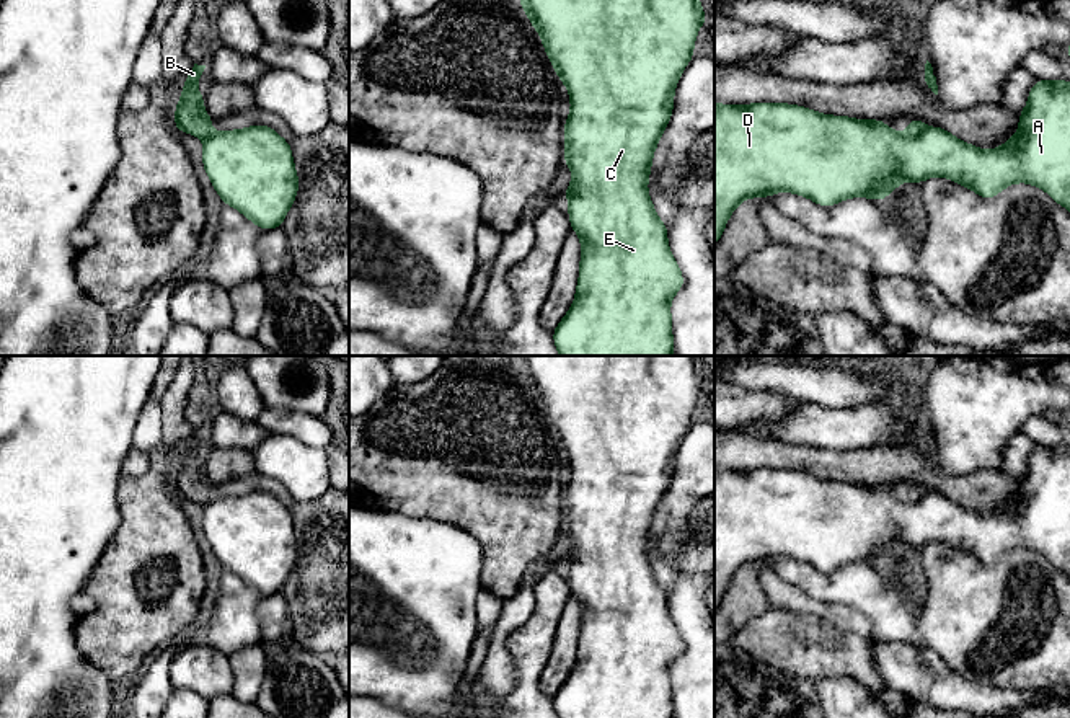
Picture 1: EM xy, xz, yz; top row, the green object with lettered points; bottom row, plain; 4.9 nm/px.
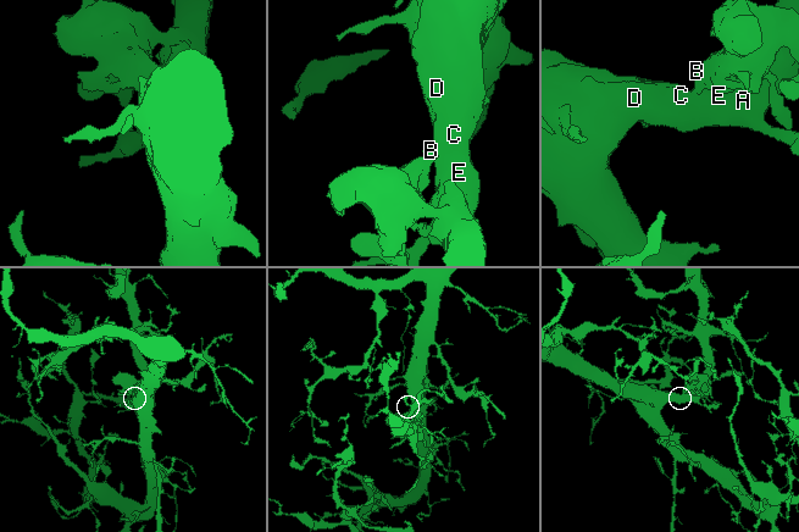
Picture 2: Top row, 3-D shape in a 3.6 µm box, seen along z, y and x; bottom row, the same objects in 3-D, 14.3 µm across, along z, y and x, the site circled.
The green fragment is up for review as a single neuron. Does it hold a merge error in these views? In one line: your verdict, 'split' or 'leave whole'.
split

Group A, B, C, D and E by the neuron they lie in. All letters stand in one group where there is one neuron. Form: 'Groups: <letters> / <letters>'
Groups: A C D E / B

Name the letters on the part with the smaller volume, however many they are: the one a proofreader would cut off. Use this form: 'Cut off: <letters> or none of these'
Cut off: B

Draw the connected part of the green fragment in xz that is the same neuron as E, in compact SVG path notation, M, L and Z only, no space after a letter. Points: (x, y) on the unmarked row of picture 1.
M520 356L520 372L542 403L548 424L551 426L559 447L568 452L571 480L564 486L564 529L571 534L573 561L569 563L568 583L571 596L581 604L579 646L576 664L553 695L553 707L558 718L674 718L670 666L683 653L682 636L674 625L667 592L657 583L648 558L648 543L652 537L651 527L674 475L674 457L677 447L693 424L696 398L708 382L705 380L698 356Z

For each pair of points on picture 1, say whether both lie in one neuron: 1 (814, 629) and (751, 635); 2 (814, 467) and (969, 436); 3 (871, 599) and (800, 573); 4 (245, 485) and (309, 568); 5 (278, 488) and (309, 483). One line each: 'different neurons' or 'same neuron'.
1: same neuron
2: different neurons
3: same neuron
4: same neuron
5: different neurons

